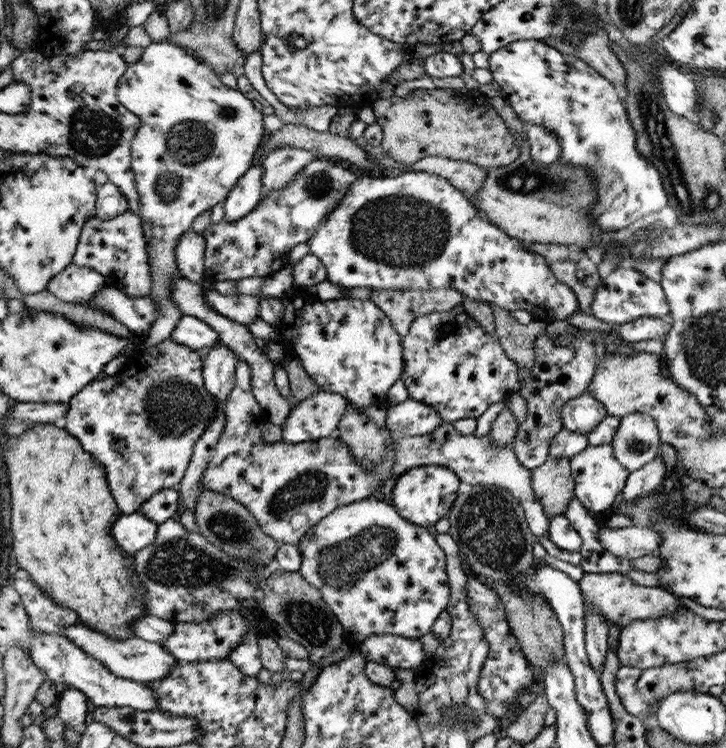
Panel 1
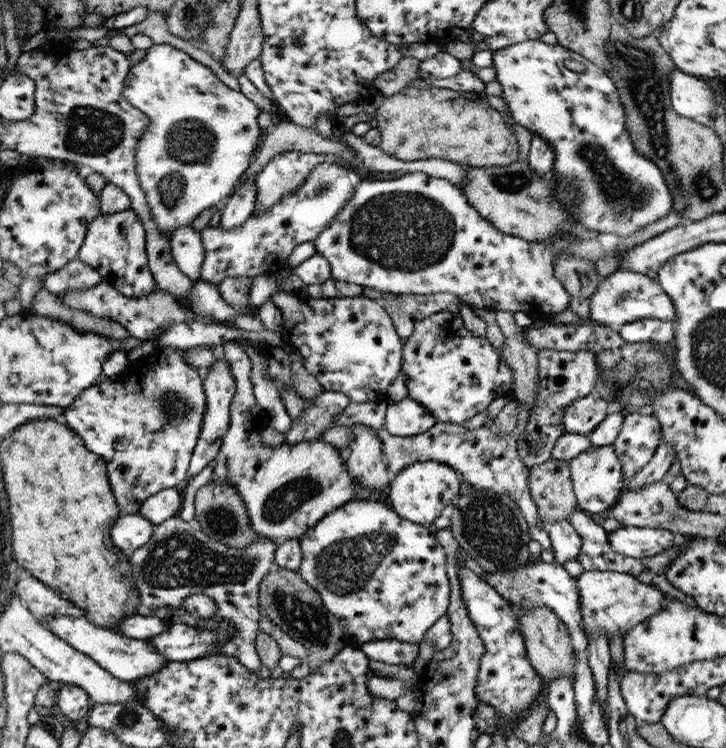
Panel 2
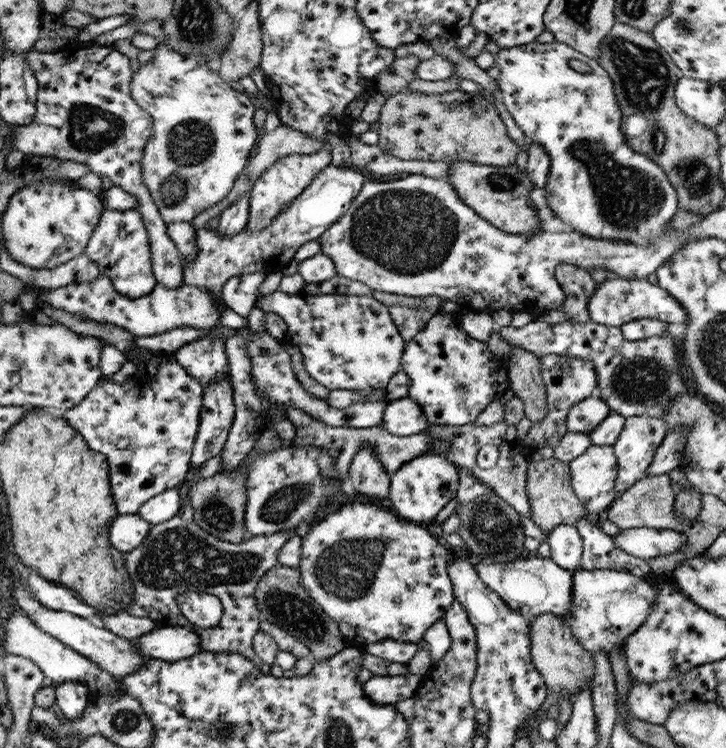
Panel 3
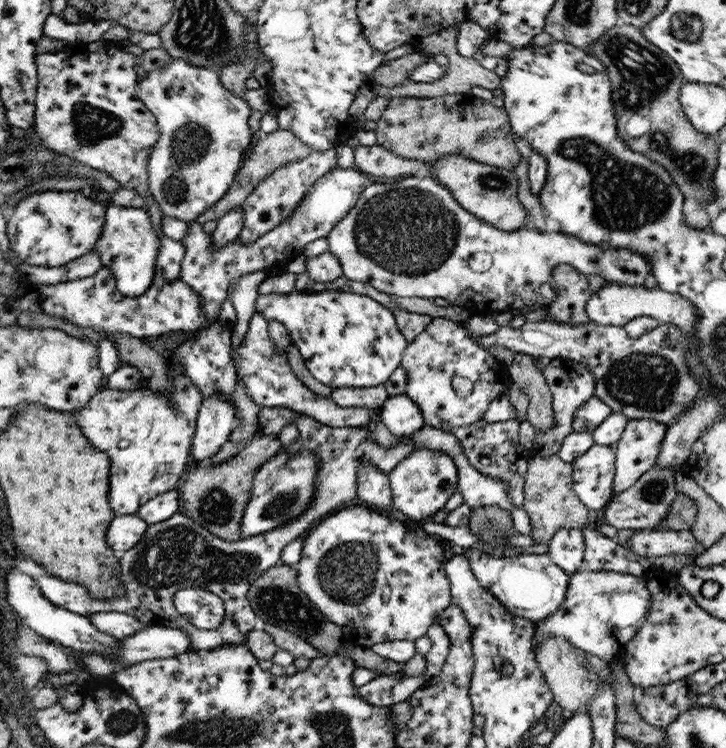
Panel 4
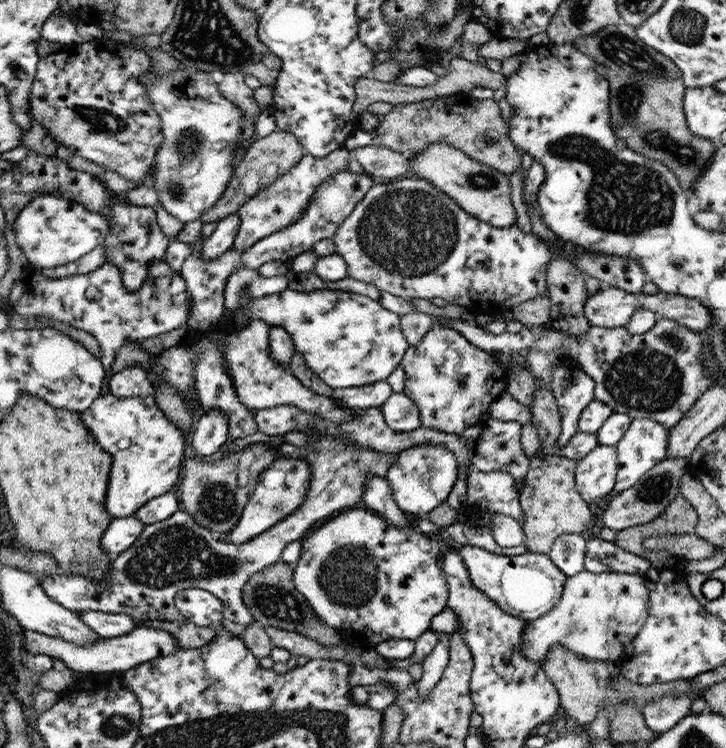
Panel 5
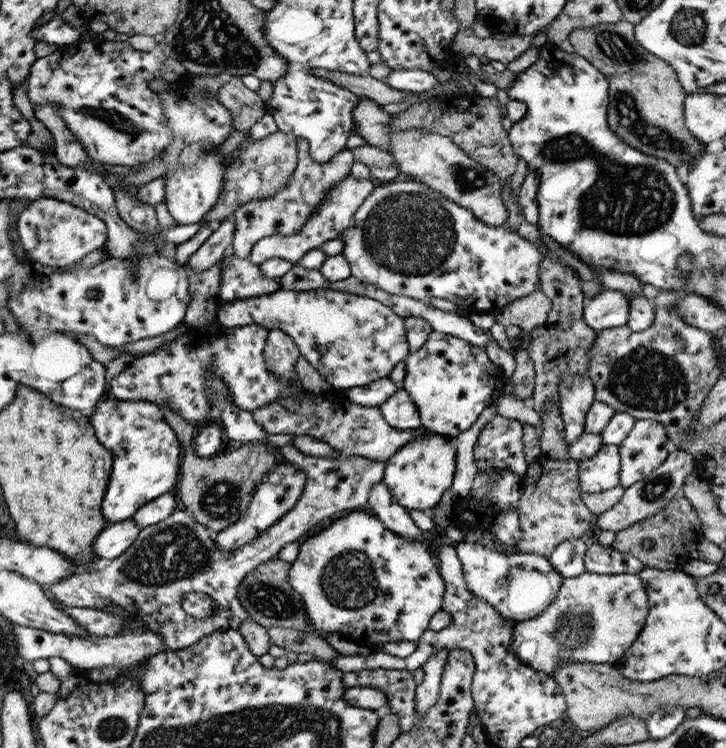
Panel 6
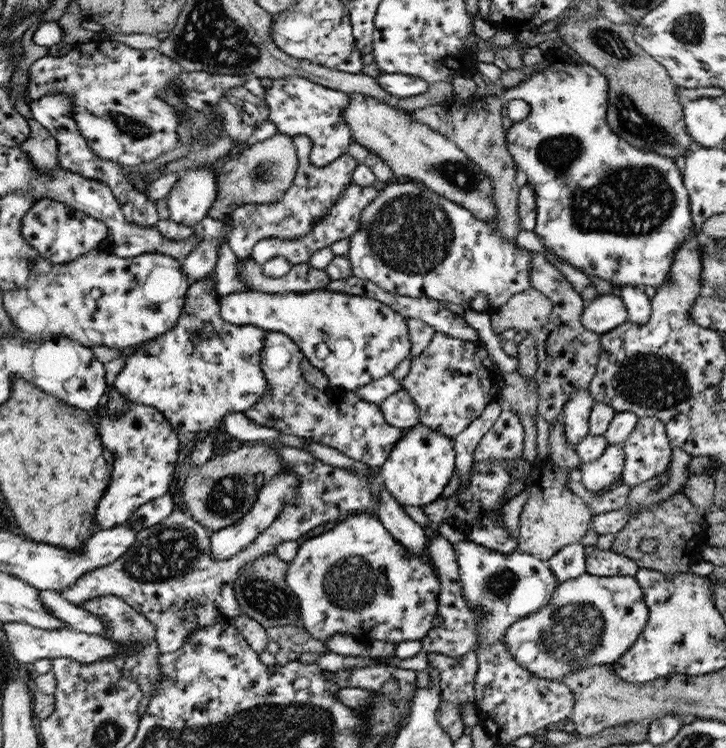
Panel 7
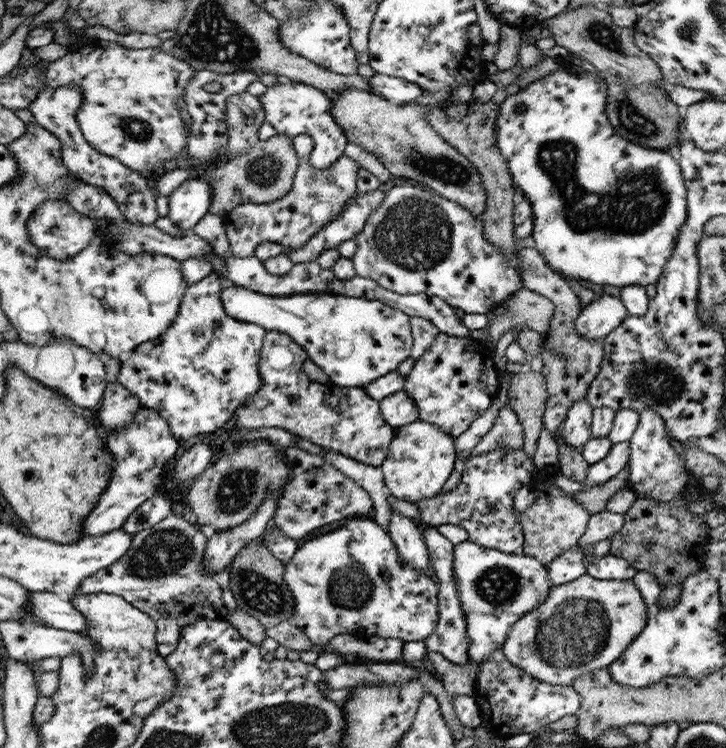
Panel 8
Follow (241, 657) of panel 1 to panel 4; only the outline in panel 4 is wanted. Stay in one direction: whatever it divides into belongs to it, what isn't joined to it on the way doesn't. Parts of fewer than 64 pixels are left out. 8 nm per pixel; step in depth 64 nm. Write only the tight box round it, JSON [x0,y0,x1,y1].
[34,414,418,650]

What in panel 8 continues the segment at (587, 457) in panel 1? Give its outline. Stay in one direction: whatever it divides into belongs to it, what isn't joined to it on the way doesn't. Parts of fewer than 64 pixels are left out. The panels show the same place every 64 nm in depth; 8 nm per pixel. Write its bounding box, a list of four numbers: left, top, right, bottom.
[587,441,630,488]

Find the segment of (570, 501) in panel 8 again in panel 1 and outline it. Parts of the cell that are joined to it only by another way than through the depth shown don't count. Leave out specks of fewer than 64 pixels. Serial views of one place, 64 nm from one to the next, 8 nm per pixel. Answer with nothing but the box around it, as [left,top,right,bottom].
[531,456,574,514]

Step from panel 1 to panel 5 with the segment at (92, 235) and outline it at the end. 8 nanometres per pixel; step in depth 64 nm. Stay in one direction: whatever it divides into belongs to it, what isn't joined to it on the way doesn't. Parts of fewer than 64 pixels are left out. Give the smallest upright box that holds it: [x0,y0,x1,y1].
[103,197,172,292]

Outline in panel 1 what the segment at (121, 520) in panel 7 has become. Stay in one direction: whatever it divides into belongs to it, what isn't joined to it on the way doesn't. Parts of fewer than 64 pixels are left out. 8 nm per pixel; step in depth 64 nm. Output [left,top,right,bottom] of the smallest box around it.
[61,336,216,515]

